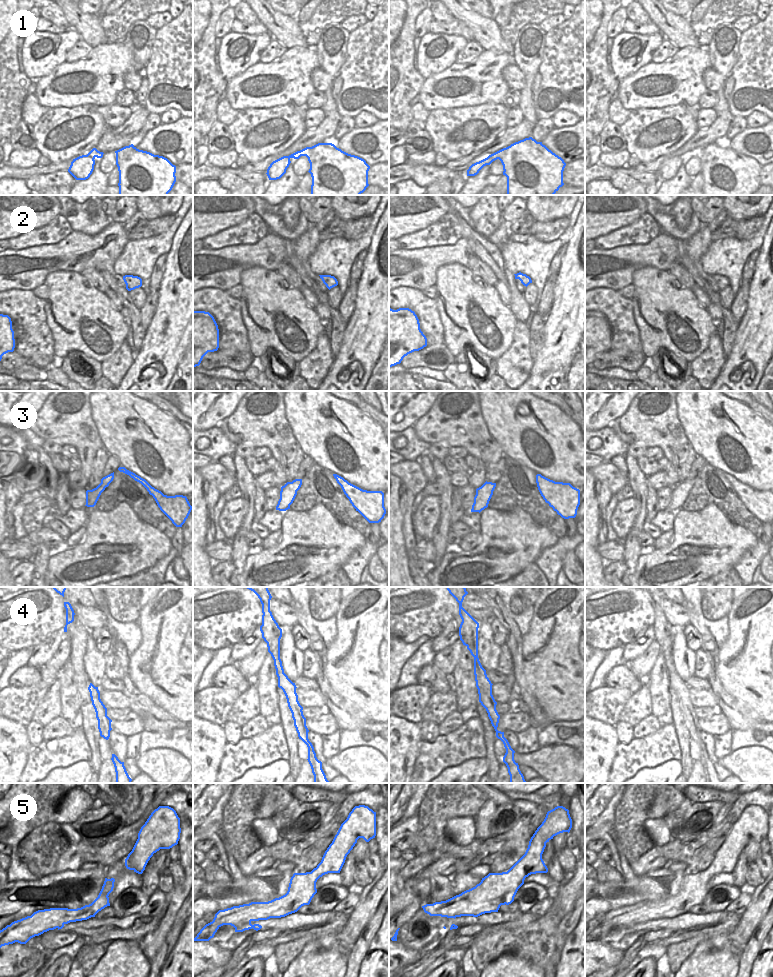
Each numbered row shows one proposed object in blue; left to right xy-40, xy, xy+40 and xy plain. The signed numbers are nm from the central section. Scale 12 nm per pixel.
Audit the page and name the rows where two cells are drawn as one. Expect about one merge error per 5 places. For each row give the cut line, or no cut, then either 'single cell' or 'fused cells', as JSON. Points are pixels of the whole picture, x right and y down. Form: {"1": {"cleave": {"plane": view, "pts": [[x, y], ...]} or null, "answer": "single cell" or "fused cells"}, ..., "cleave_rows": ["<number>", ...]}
{"1": {"cleave": null, "answer": "single cell"}, "2": {"cleave": null, "answer": "single cell"}, "3": {"cleave": null, "answer": "single cell"}, "4": {"cleave": null, "answer": "single cell"}, "5": {"cleave": null, "answer": "single cell"}, "cleave_rows": []}

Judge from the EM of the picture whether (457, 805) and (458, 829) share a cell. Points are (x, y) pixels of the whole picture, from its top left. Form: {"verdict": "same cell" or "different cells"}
{"verdict": "different cells"}

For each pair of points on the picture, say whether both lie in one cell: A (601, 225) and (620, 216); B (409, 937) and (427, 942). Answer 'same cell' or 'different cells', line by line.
A: same cell
B: same cell

